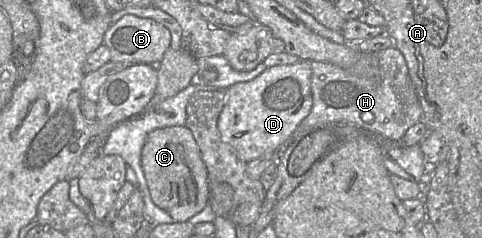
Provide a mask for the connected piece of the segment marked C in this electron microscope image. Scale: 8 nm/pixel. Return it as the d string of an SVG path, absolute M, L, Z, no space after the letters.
M186 125L152 131L142 148L141 162L152 201L174 221L188 221L209 202L207 169L193 134Z

